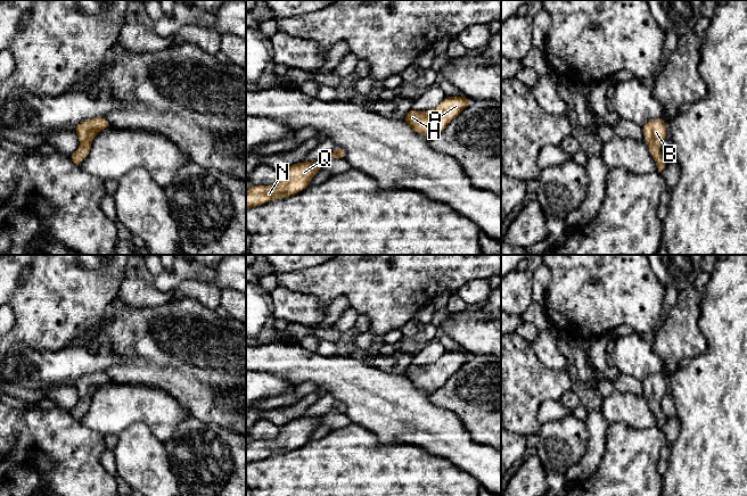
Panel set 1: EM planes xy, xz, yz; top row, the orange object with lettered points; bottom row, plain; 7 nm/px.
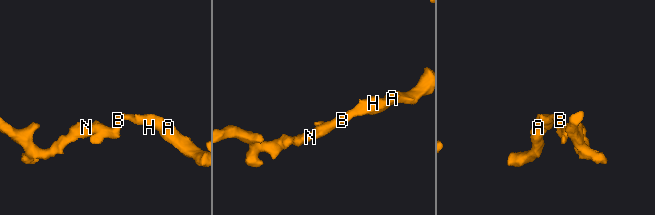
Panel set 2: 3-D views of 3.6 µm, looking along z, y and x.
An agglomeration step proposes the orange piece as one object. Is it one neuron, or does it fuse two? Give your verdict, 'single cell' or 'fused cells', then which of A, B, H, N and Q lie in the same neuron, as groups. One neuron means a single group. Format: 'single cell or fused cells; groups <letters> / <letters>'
single cell; groups A B H N Q

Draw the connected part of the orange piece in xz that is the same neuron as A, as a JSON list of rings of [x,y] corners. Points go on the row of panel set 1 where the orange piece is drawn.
[[[445,97],[438,106],[427,111],[418,111],[412,107],[403,121],[417,133],[432,139],[441,133],[470,102],[471,100],[467,97]]]

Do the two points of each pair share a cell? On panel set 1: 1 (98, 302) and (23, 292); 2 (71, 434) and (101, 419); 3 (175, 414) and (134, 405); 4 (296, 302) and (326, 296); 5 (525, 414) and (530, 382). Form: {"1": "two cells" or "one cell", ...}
{"1": "one cell", "2": "two cells", "3": "one cell", "4": "two cells", "5": "one cell"}

